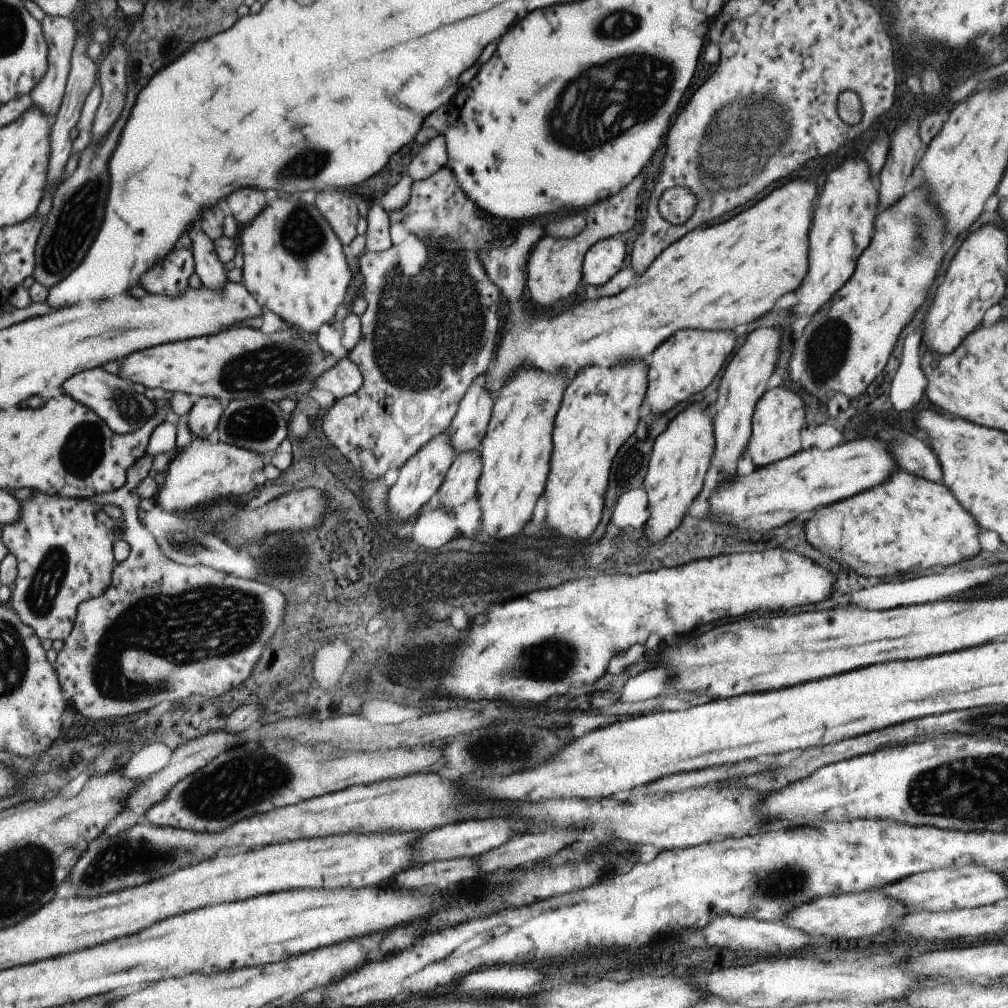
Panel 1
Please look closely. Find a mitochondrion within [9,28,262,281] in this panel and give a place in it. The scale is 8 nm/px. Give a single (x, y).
(76, 220)

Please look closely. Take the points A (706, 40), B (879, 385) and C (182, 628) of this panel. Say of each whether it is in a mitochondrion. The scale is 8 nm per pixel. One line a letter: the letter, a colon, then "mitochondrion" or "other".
A: other
B: other
C: mitochondrion

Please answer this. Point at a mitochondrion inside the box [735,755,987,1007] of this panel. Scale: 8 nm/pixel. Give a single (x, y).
(783, 882)

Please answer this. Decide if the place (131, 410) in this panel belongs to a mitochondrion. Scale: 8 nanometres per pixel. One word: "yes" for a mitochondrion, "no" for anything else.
yes

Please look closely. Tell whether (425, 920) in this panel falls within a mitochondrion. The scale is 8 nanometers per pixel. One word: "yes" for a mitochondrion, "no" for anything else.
no

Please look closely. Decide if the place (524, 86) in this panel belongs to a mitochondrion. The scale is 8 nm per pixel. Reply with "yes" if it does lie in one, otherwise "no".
no

